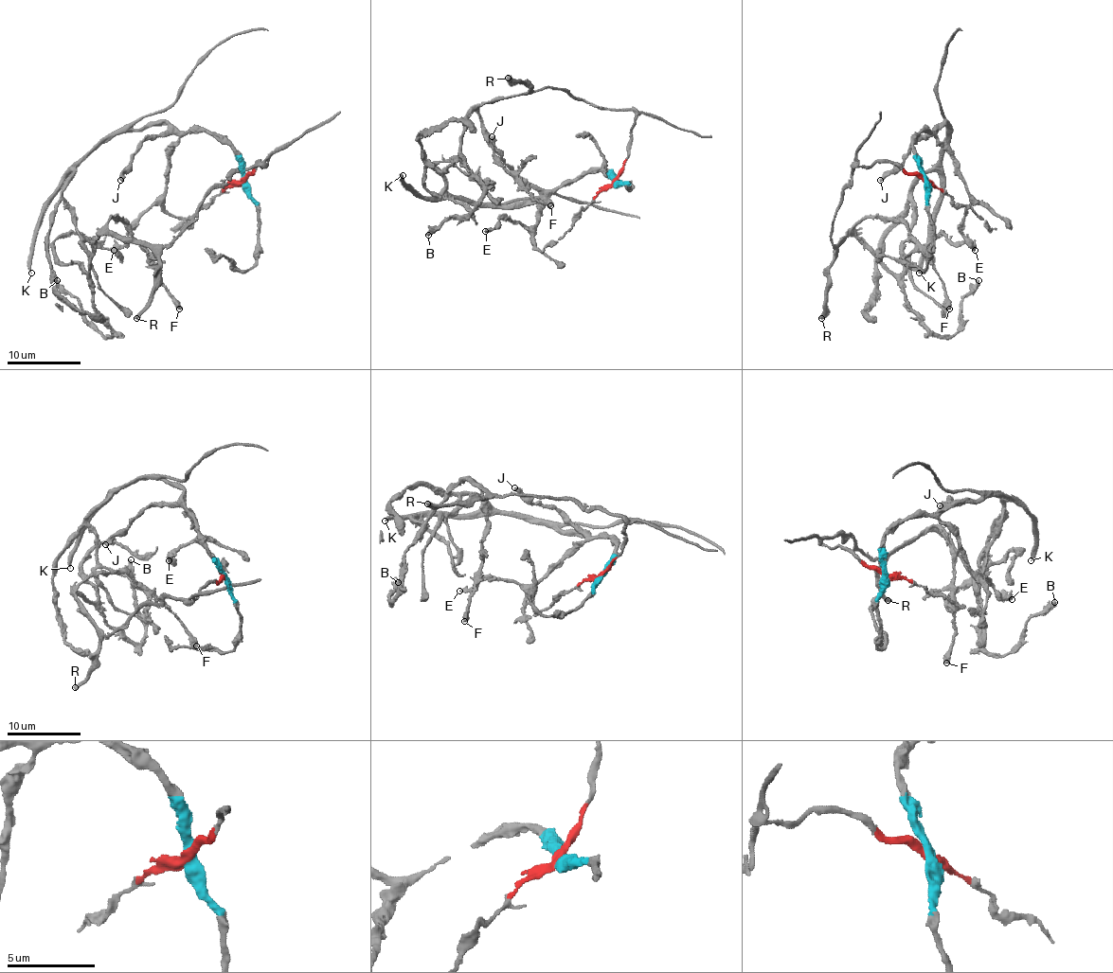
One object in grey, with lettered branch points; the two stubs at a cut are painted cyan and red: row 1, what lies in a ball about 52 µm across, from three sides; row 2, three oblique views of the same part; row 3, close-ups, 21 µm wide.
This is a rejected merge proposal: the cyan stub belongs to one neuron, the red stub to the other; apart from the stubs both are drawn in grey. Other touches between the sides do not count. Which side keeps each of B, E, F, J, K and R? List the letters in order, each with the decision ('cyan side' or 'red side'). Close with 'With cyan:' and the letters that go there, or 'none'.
B: red side
E: cyan side
F: red side
J: cyan side
K: cyan side
R: red side
With cyan: E, J, K

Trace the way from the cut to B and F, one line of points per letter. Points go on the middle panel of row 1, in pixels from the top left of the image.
B: (614, 182), (631, 110), (565, 90), (495, 97), (466, 115), (460, 135), (481, 200), (427, 235)
F: (614, 182), (631, 110), (565, 90), (495, 97), (479, 108), (483, 137), (551, 205)

